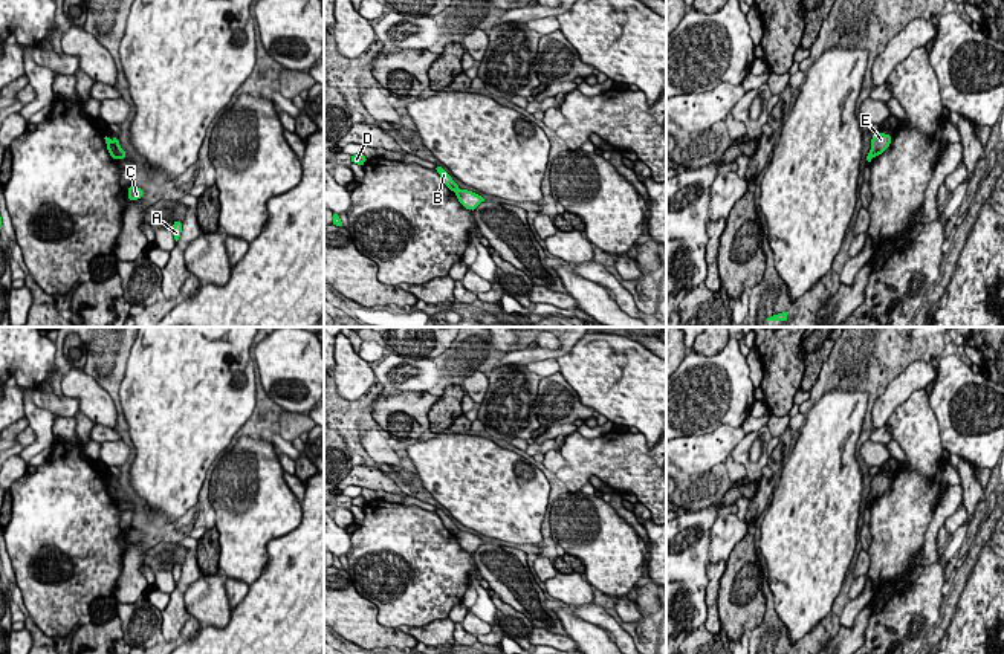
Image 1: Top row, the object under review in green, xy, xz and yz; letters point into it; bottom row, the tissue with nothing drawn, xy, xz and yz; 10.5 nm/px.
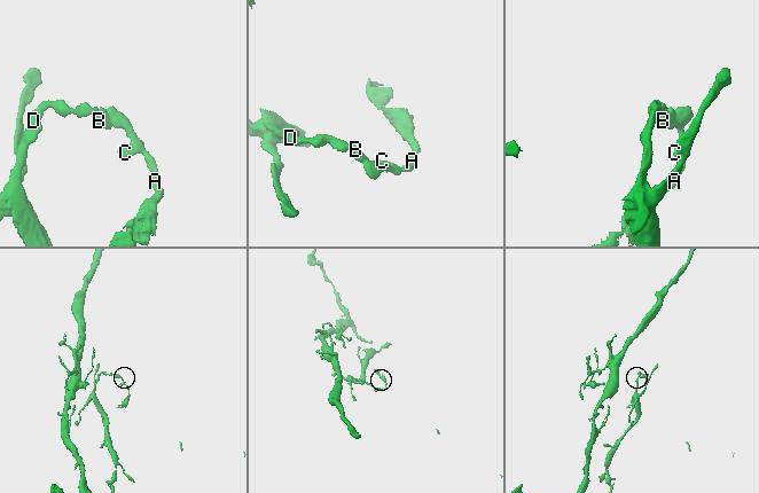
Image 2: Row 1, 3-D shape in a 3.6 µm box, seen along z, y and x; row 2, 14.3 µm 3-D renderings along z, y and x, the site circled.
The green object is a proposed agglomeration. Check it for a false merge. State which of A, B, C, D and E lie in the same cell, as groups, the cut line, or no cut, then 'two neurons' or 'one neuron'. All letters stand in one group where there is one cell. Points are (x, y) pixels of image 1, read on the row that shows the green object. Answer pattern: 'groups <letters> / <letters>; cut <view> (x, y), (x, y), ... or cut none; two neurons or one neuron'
groups A C E / B D; cut xz (459, 188), (454, 191); two neurons

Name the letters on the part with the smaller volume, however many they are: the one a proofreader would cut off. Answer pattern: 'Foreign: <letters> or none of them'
Foreign: A, C, E

